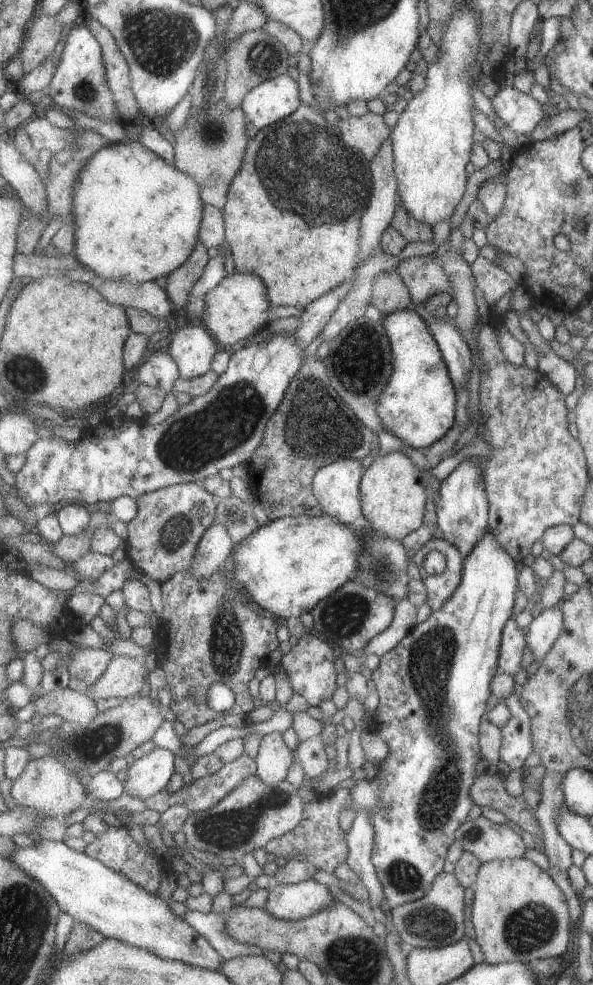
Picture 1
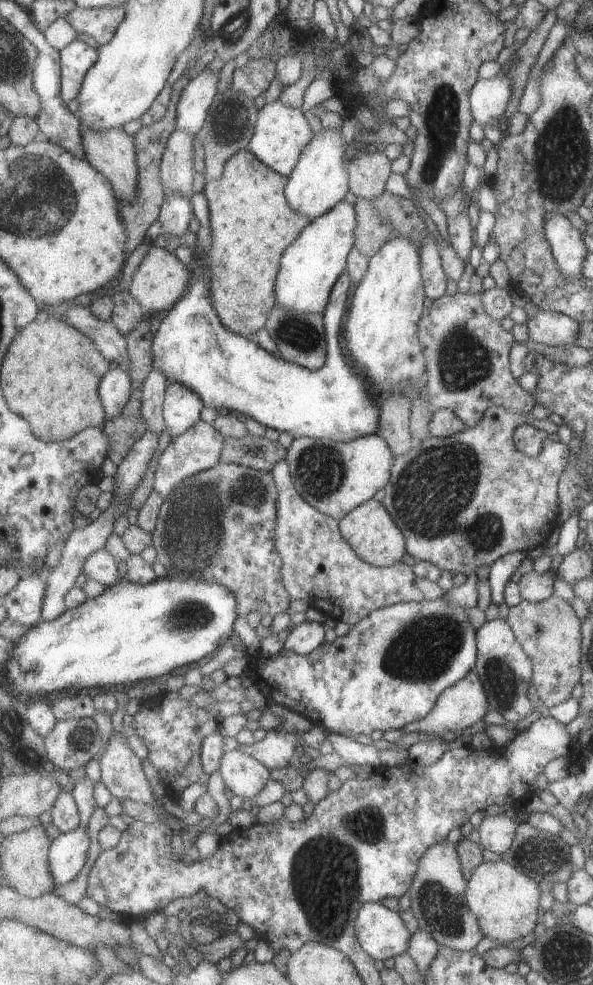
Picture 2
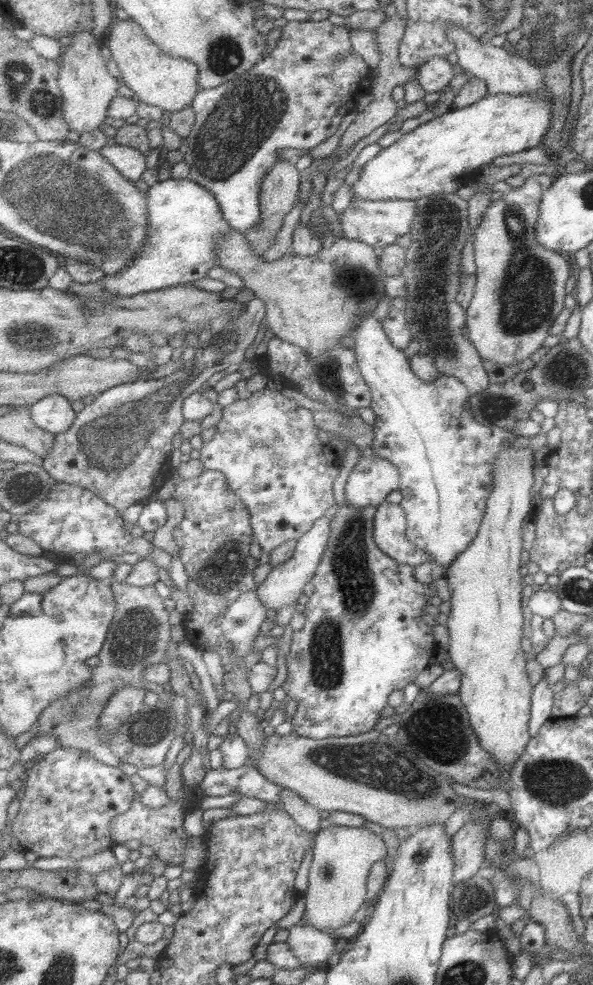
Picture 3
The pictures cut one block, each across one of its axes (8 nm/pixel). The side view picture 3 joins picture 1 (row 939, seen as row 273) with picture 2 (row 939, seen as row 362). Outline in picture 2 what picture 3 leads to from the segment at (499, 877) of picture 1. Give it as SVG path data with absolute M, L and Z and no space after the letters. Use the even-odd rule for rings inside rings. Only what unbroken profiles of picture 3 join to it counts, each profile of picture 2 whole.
M501 859L480 864L468 881L467 904L480 920L484 935L495 939L497 944L519 940L537 928L542 891L531 875Z

